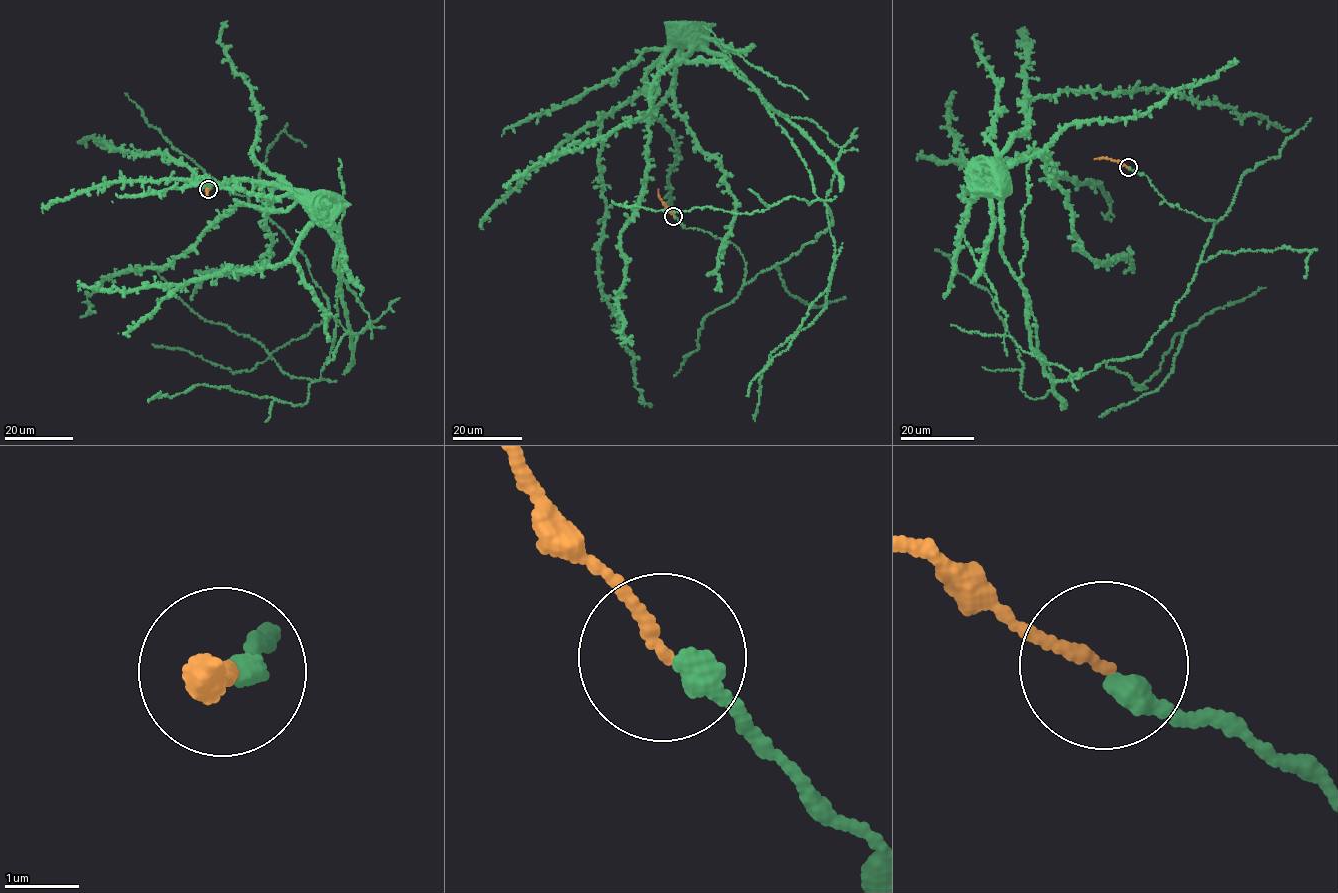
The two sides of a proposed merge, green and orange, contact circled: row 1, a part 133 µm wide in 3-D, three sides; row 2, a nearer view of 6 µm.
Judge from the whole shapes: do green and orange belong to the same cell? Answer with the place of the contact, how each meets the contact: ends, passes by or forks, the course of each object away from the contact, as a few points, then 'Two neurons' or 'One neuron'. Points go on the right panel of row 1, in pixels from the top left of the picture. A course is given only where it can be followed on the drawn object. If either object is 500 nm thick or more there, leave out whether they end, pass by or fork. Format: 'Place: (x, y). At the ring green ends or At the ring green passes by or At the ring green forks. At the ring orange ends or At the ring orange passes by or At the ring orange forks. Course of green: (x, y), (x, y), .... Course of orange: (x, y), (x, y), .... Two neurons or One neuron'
Place: (1128, 167). At the ring green ends. At the ring orange ends. Course of green: (1128, 168), (1207, 243), (1140, 354), (1053, 382), (1001, 251), (1028, 101), (1155, 86), (1290, 129). Course of orange: (1127, 167), (1106, 158), (1095, 159). One neuron

